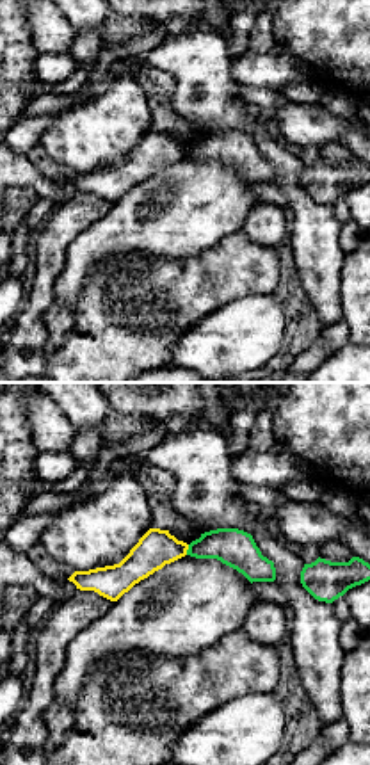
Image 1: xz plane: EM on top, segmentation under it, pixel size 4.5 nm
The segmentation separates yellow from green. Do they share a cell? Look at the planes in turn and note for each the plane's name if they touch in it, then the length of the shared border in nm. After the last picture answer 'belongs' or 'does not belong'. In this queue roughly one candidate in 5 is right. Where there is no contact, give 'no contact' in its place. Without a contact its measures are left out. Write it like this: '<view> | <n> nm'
xz | 50 nm

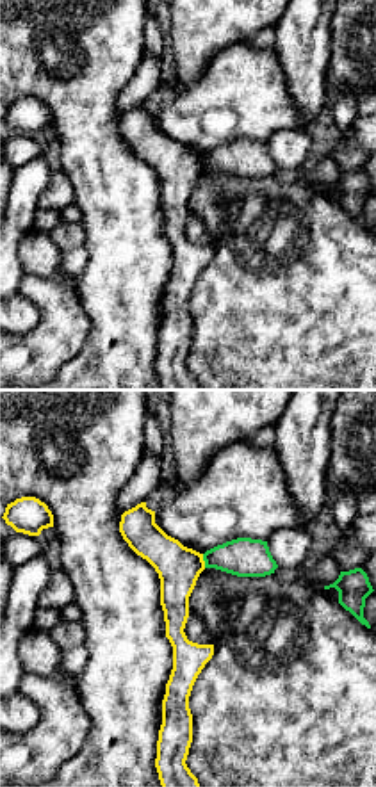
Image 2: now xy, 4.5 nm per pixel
xy | 70 nm

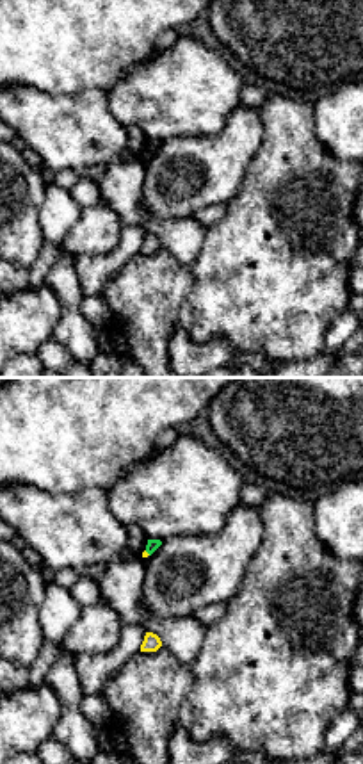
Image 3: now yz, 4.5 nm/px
yz | 40 nm

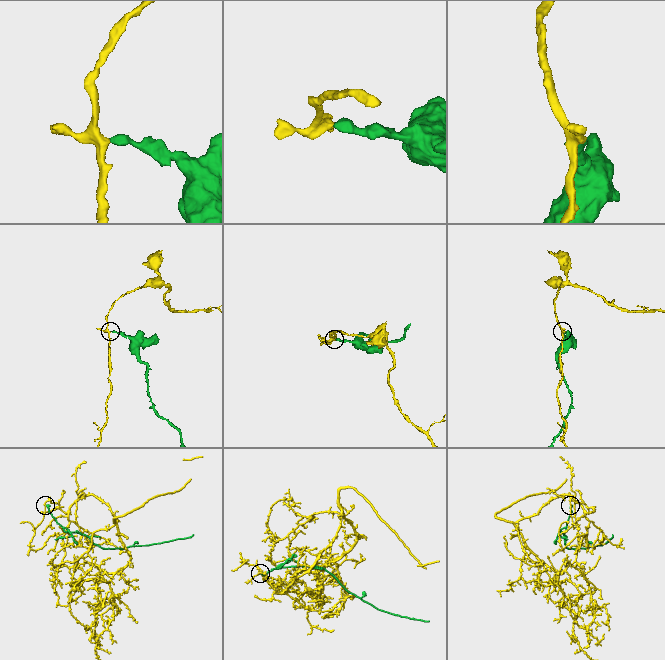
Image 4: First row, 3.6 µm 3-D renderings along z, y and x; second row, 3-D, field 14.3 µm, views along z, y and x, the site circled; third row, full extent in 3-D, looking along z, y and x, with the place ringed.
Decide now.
does not belong

